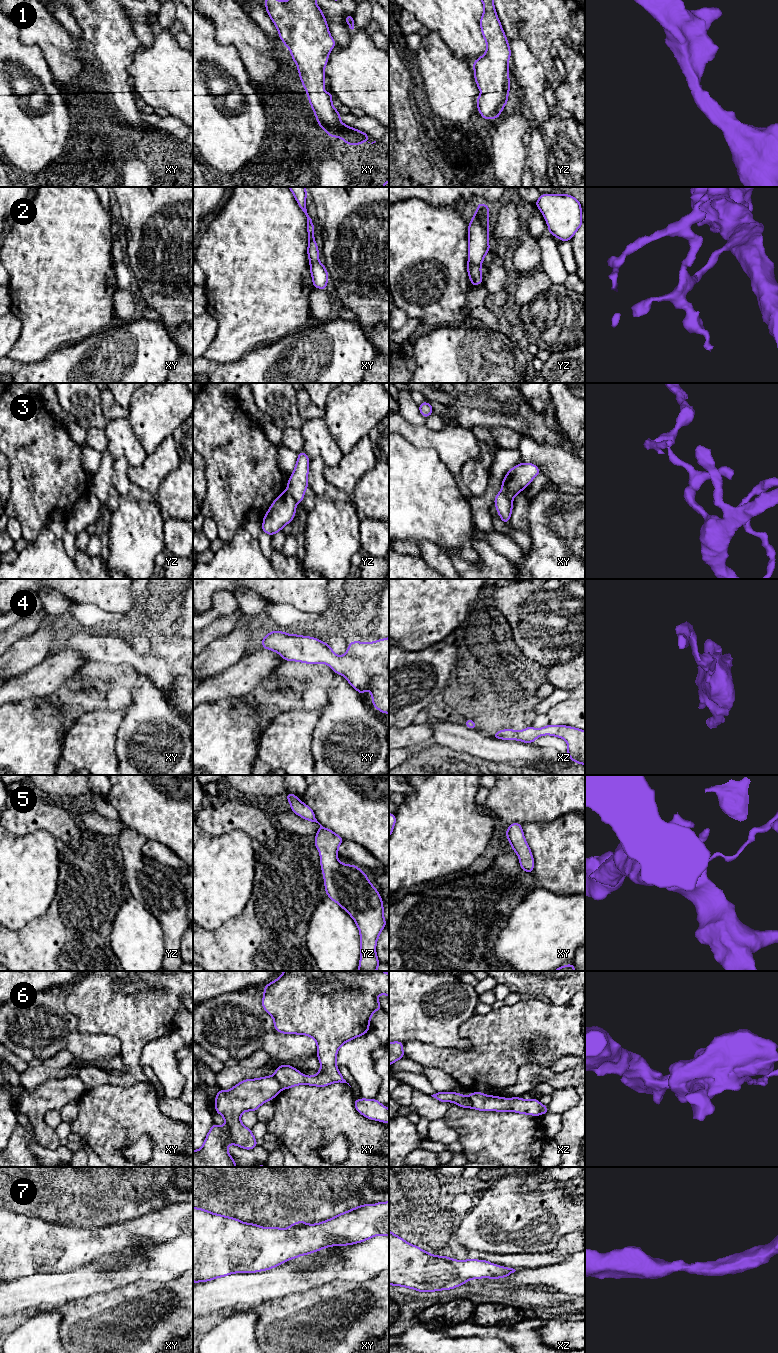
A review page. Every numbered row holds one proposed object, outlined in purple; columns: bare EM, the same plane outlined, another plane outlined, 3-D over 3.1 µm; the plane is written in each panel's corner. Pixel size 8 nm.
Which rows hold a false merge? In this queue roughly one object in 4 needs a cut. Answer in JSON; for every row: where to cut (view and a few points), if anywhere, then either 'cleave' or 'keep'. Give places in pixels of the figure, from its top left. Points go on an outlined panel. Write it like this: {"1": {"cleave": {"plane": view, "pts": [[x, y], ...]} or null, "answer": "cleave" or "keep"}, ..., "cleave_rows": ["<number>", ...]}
{"1": {"cleave": null, "answer": "keep"}, "2": {"cleave": {"plane": "yz", "pts": [[468, 262], [480, 265]]}, "answer": "cleave"}, "3": {"cleave": {"plane": "yz", "pts": [[287, 489], [296, 502]]}, "answer": "cleave"}, "4": {"cleave": null, "answer": "keep"}, "5": {"cleave": null, "answer": "keep"}, "6": {"cleave": {"plane": "xy", "pts": [[273, 1075], [282, 1088]]}, "answer": "cleave"}, "7": {"cleave": null, "answer": "keep"}, "cleave_rows": ["2", "3", "6"]}

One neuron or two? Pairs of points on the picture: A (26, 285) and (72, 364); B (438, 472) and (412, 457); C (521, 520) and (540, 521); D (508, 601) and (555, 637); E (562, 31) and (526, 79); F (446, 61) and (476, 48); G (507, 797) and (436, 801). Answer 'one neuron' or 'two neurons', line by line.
A: two neurons
B: one neuron
C: two neurons
D: one neuron
E: two neurons
F: two neurons
G: two neurons

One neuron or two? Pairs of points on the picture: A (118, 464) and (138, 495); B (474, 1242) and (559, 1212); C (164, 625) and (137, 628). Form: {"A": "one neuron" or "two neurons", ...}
{"A": "one neuron", "B": "one neuron", "C": "one neuron"}

